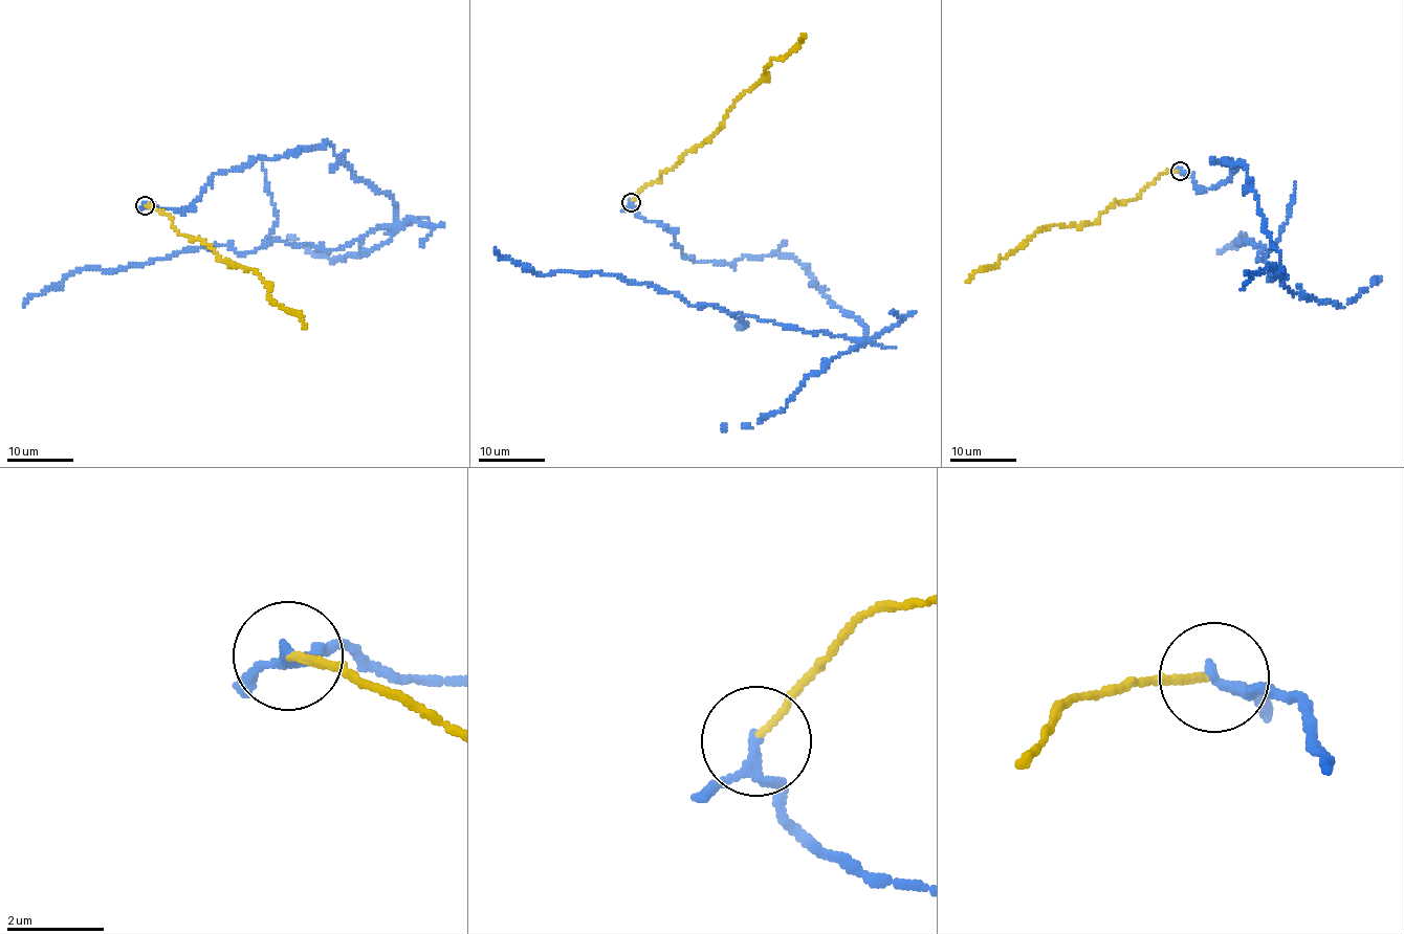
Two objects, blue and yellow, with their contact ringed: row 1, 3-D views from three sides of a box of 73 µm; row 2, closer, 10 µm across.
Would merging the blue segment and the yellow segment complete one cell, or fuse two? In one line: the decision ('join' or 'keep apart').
keep apart

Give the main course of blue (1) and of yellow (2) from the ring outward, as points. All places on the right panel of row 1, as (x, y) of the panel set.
1: (1180, 171), (1202, 190), (1237, 169), (1224, 160), (1242, 163), (1279, 268), (1269, 279), (1242, 232), (1219, 252)
2: (1178, 171), (1160, 173), (1138, 197), (1114, 203), (1095, 223), (1039, 229), (995, 266), (979, 270), (967, 281)

